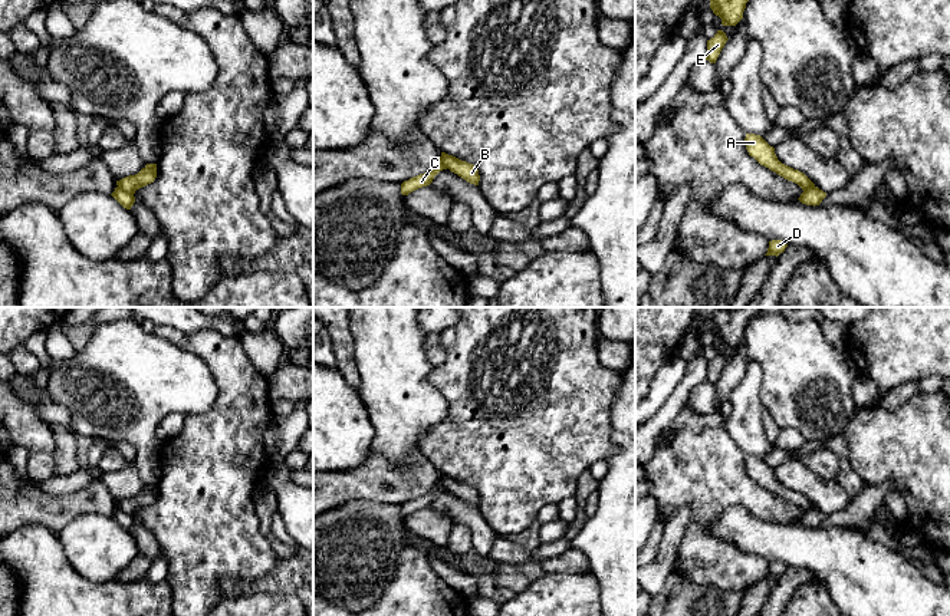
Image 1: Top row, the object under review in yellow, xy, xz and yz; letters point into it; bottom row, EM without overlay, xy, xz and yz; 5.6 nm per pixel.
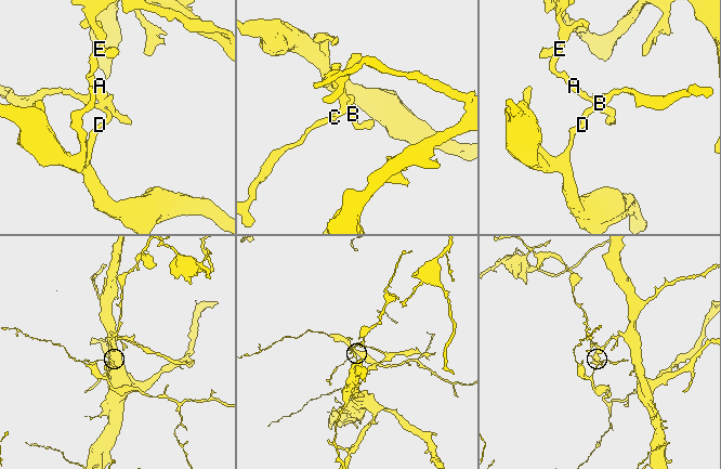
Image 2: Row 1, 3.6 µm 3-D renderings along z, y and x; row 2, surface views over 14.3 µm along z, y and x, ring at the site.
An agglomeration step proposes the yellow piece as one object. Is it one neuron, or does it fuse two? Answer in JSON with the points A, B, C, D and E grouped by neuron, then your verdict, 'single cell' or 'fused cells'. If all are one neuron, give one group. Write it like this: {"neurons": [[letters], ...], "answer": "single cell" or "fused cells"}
{"neurons": [["A", "B", "E"], ["C", "D"]], "answer": "fused cells"}

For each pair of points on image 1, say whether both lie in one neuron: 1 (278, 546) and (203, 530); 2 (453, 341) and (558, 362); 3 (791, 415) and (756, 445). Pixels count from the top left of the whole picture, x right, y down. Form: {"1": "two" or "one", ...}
{"1": "two", "2": "one", "3": "two"}

